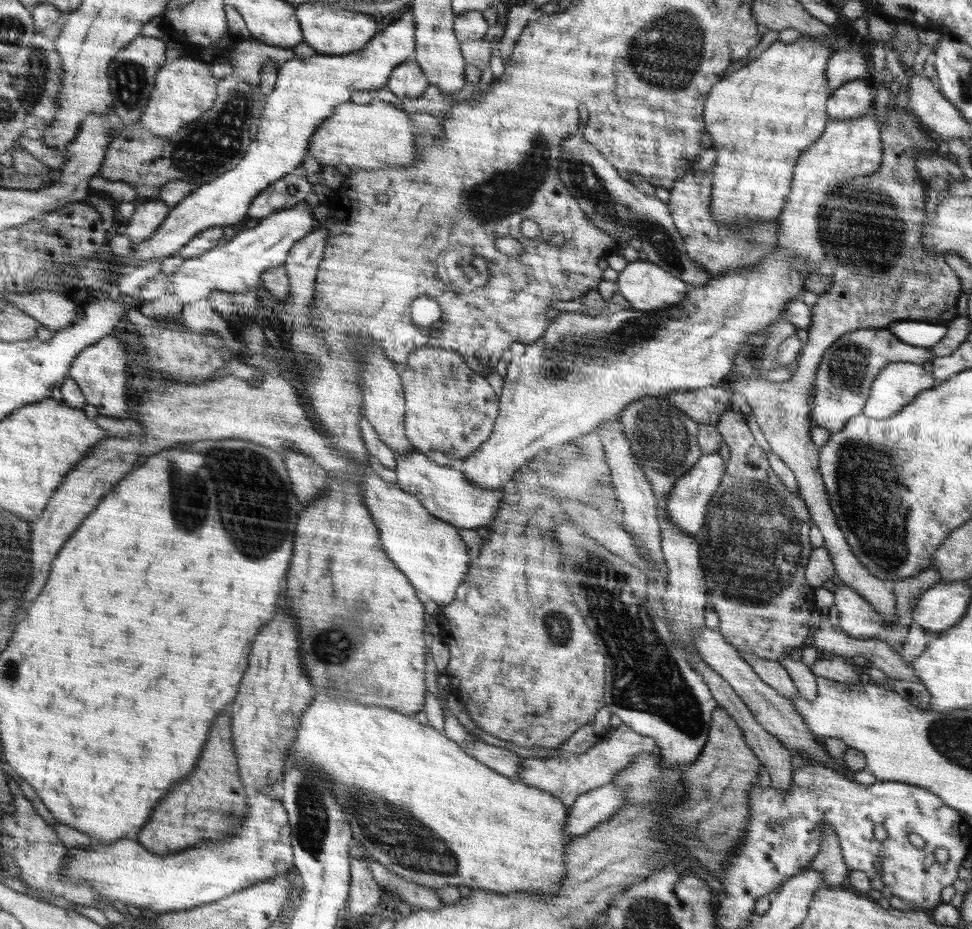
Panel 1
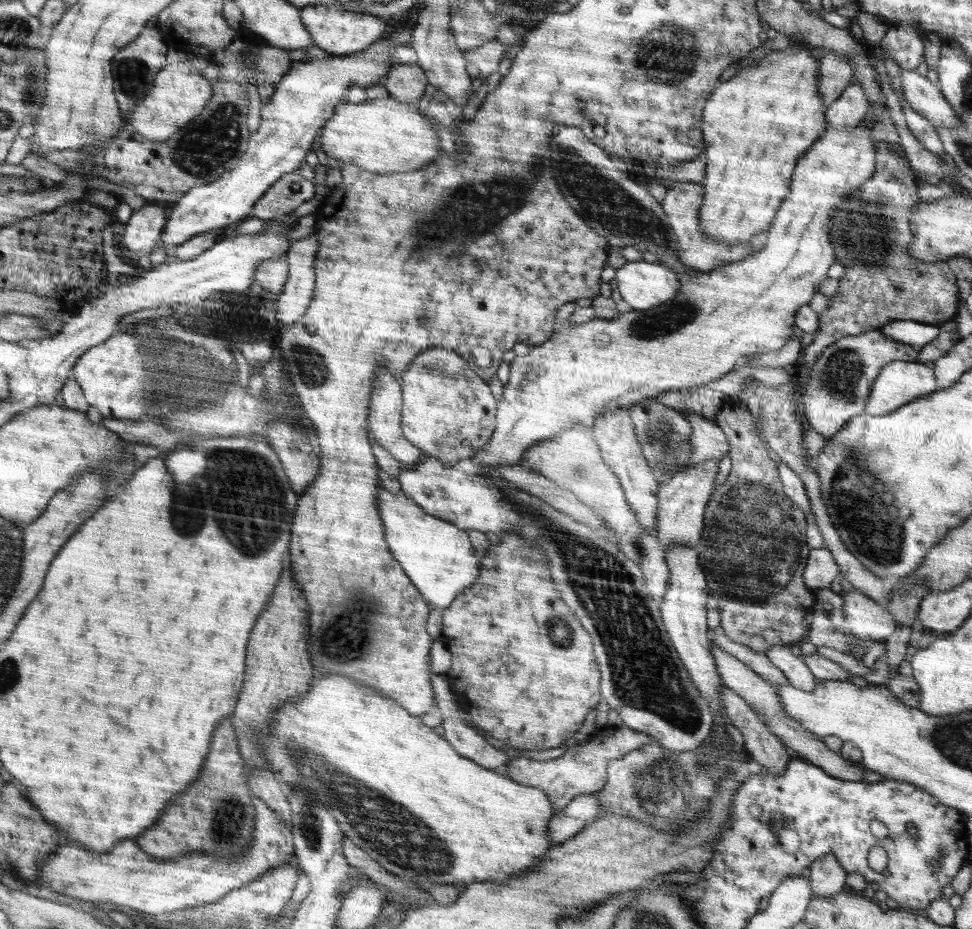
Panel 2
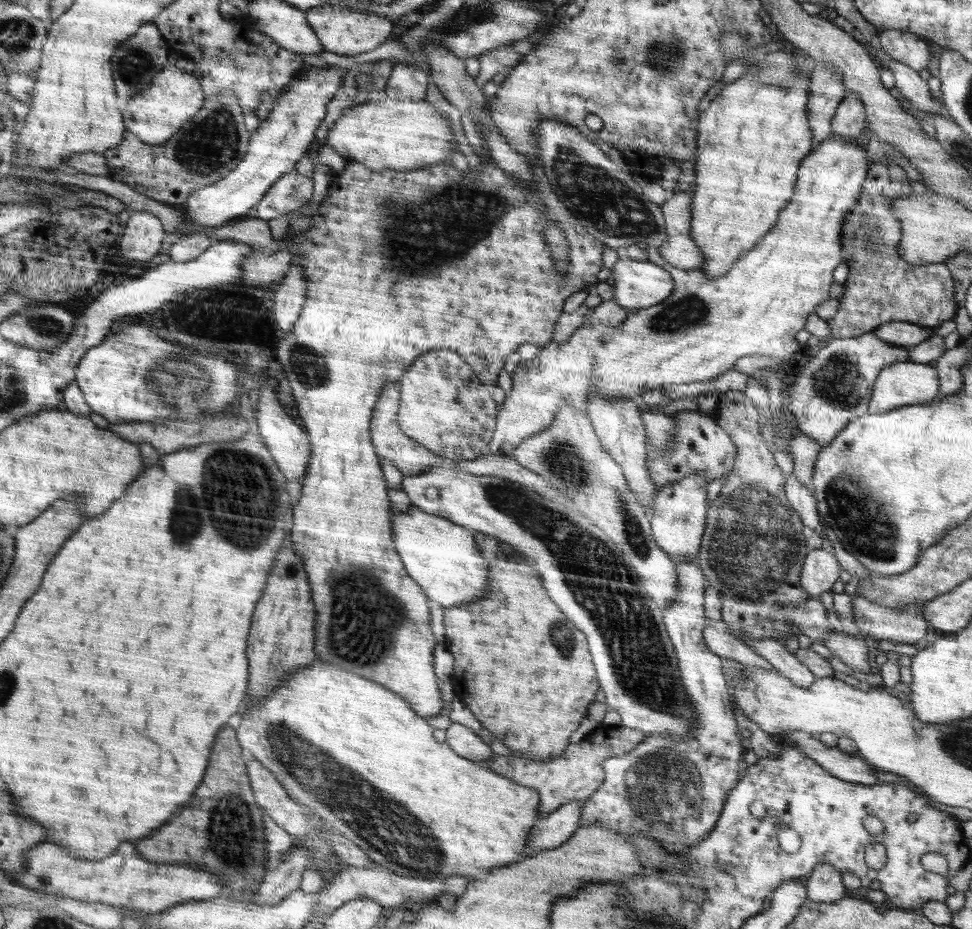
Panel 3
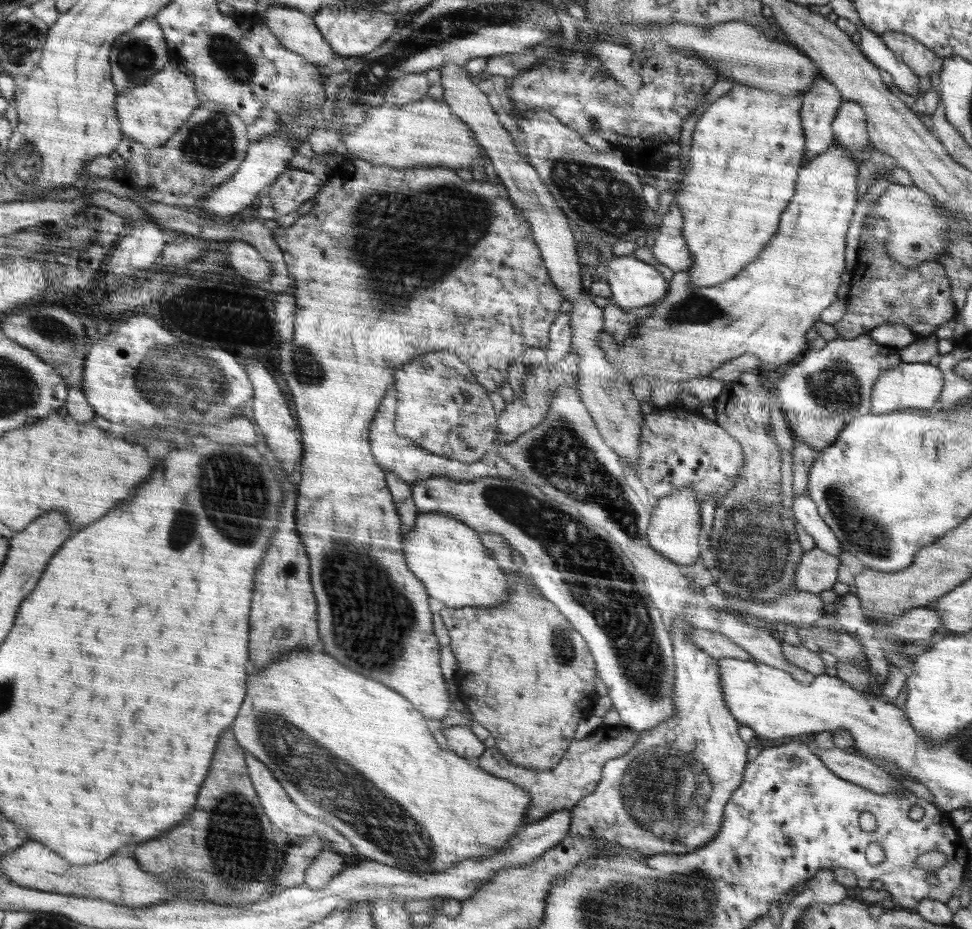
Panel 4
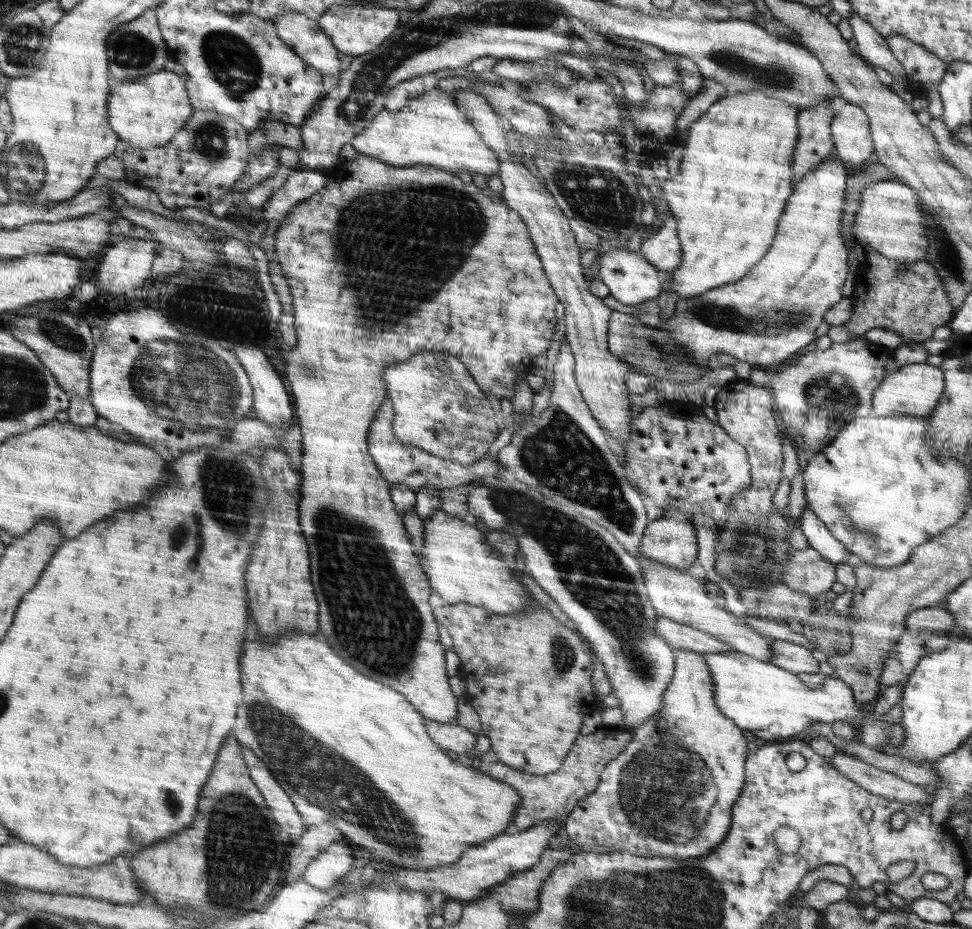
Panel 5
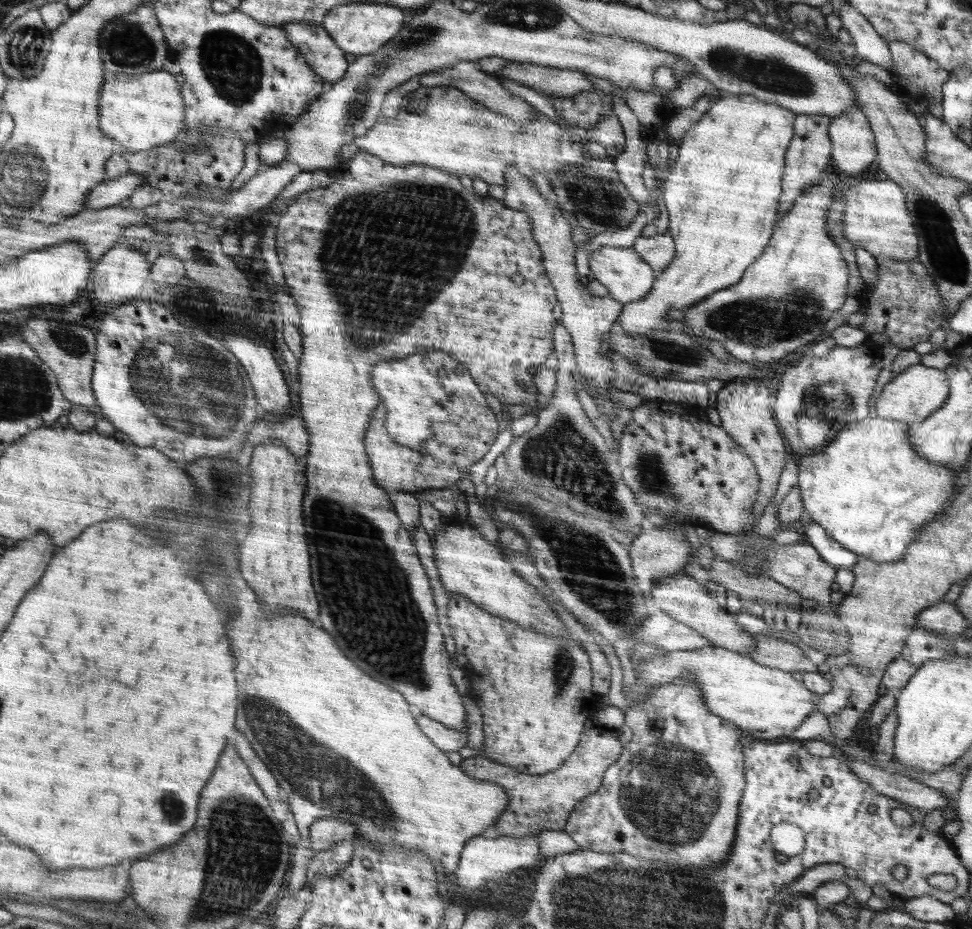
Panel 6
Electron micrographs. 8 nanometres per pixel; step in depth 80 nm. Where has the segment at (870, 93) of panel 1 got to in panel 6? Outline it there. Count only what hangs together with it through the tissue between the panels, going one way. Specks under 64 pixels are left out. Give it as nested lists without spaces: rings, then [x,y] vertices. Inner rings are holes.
[[[852,109],[831,118],[828,136],[832,141],[832,164],[839,168],[838,170],[843,178],[853,177],[859,179],[862,172],[868,170],[870,164],[877,160],[874,133],[872,133],[865,112],[862,109]]]

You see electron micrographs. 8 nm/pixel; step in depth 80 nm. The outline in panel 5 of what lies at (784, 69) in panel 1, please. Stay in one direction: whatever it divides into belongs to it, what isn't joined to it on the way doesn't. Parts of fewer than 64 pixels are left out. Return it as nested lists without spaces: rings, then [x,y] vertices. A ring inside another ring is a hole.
[[[740,92],[729,93],[725,98],[721,98],[709,106],[704,116],[698,118],[692,123],[688,132],[688,141],[683,145],[684,155],[680,163],[680,173],[674,177],[670,175],[668,179],[661,184],[661,190],[668,202],[669,214],[676,217],[677,231],[679,232],[679,240],[683,249],[683,258],[676,270],[670,272],[672,281],[670,281],[670,292],[679,299],[690,298],[690,296],[698,296],[706,290],[712,290],[716,287],[722,287],[723,284],[733,283],[740,280],[759,260],[764,258],[765,252],[768,252],[773,238],[776,236],[778,223],[781,213],[793,194],[793,182],[791,176],[793,173],[792,163],[793,154],[795,153],[796,141],[798,141],[797,116],[799,108],[784,103],[784,100],[776,100],[776,98],[766,98],[764,94],[756,92]]]

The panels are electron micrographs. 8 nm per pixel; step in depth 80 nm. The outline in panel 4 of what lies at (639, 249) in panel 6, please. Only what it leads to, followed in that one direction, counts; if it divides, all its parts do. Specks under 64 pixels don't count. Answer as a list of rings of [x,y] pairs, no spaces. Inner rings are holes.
[[[671,205],[663,216],[655,243],[652,245],[652,254],[656,262],[668,266],[674,273],[689,270],[691,264],[691,249],[683,236],[684,217],[678,206]]]

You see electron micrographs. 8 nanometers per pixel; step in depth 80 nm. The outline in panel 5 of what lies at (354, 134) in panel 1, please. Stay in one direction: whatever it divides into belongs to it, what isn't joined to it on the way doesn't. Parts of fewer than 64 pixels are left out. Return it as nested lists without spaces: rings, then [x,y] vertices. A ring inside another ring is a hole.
[[[437,88],[424,92],[424,95],[408,101],[398,112],[380,111],[373,124],[360,133],[351,144],[359,154],[372,156],[396,167],[429,165],[444,168],[448,172],[469,174],[498,174],[498,158],[488,148],[480,133],[464,118],[454,101],[454,94]]]

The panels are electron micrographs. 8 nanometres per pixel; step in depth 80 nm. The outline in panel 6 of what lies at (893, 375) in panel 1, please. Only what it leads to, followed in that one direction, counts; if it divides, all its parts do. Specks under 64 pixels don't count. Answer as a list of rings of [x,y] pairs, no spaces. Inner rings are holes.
[[[922,363],[915,364],[899,372],[884,385],[876,401],[876,414],[886,420],[897,420],[906,424],[920,423],[944,404],[948,393],[948,376],[943,370]]]

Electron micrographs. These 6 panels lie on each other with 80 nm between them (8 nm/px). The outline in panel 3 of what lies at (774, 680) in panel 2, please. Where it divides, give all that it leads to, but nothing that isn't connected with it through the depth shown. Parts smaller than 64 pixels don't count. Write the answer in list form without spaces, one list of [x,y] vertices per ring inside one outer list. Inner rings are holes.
[[[706,626],[704,640],[711,651],[720,655],[722,659],[736,660],[736,662],[753,666],[754,668],[775,670],[762,655],[754,652],[754,649],[751,649],[746,643],[730,634],[730,632],[714,626]]]

